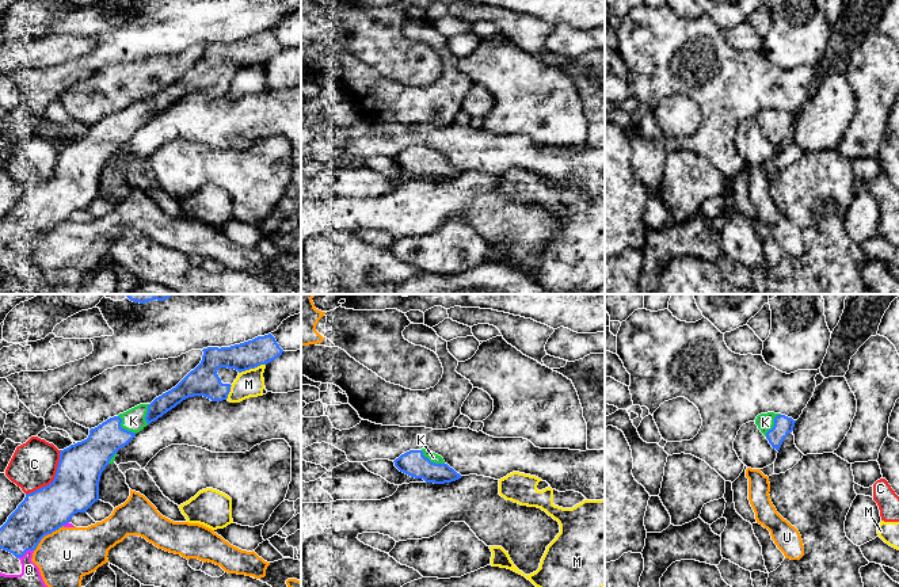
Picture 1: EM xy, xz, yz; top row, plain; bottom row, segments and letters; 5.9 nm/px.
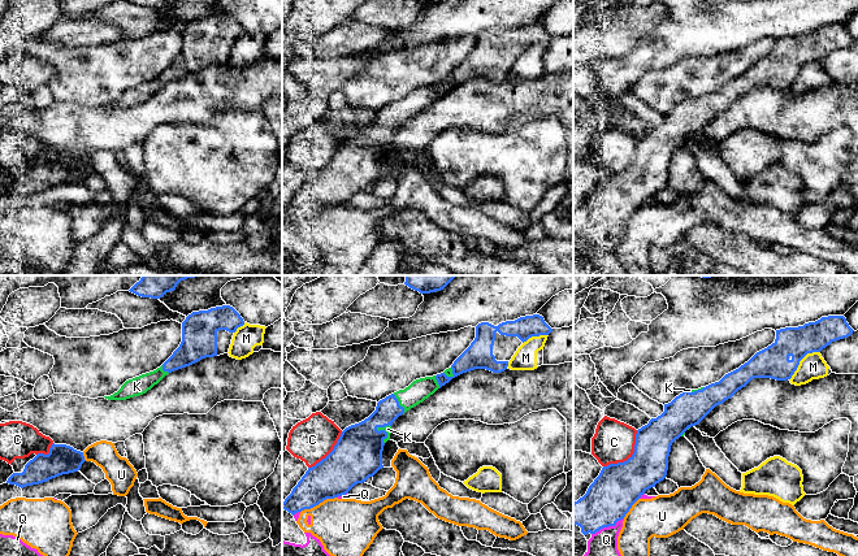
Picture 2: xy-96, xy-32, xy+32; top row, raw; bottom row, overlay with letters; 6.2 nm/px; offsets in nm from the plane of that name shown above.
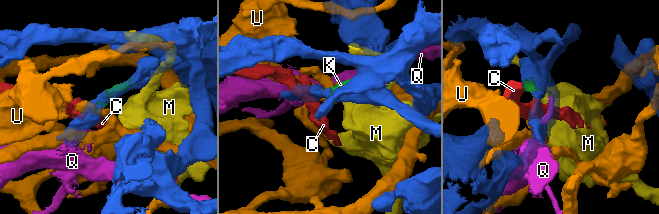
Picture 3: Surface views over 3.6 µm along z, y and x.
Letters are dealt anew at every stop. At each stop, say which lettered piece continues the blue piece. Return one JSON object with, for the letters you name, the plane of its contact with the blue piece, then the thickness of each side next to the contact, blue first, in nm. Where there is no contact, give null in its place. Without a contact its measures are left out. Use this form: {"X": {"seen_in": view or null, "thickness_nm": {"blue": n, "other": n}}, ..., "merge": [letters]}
{"K": {"seen_in": "yz", "thickness_nm": {"blue": 110, "other": 110}}, "merge": ["K"]}

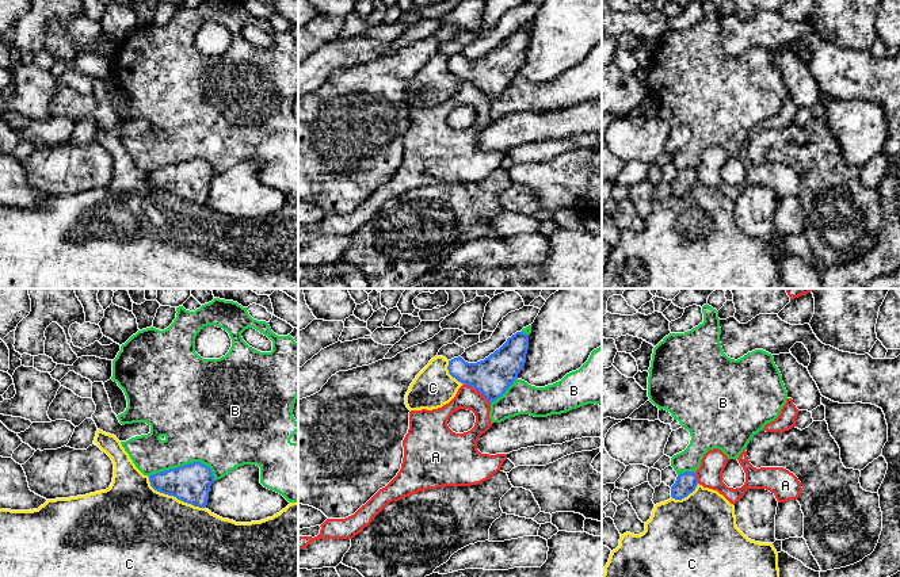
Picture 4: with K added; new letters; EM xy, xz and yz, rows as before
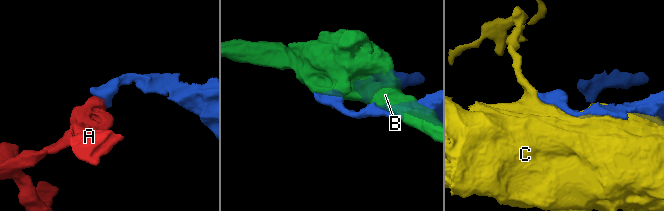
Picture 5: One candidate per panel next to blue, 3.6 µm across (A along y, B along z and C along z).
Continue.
{"merge": []}

